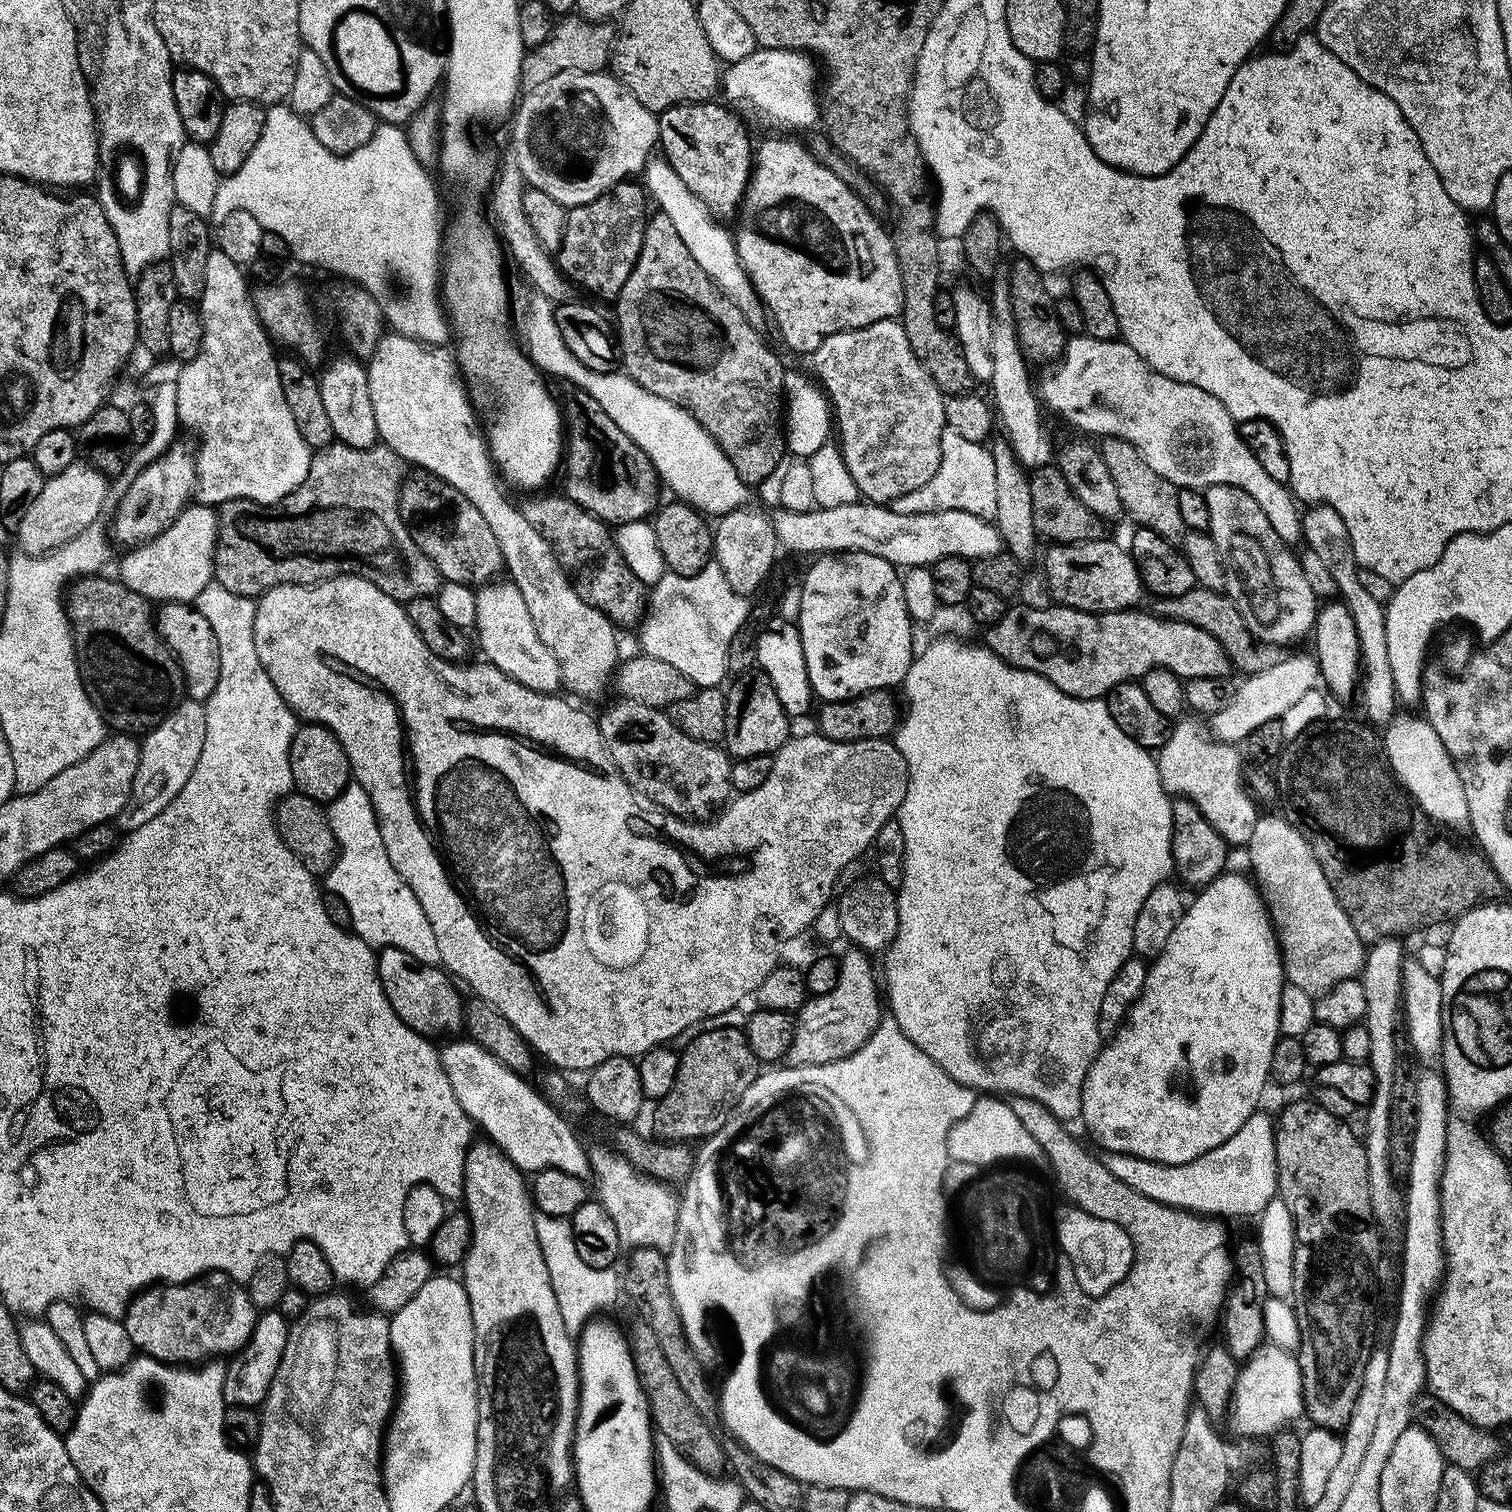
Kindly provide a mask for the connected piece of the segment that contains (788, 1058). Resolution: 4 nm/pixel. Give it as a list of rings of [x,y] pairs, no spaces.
[[[855,946],[848,950],[845,956],[839,957],[840,973],[834,990],[830,990],[830,994],[812,996],[800,1008],[796,1016],[794,1042],[790,1042],[790,1050],[783,1059],[787,1067],[801,1068],[838,1062],[854,1054],[875,1034],[882,1013],[882,992],[878,987],[878,976],[872,973],[869,953]]]

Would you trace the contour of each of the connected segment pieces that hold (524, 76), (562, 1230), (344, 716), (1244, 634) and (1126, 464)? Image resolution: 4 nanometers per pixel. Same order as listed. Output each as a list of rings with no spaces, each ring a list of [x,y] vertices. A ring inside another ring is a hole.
[[[572,14],[561,19],[552,36],[542,42],[542,46],[525,51],[520,67],[520,82],[525,89],[531,90],[543,84],[553,83],[563,72],[583,74],[602,72],[609,67],[614,43],[614,28],[608,22],[593,22]]]
[[[541,1215],[538,1220],[540,1230],[540,1245],[544,1251],[544,1257],[550,1270],[550,1286],[554,1286],[554,1298],[558,1298],[558,1310],[562,1313],[562,1322],[566,1322],[566,1330],[573,1334],[580,1334],[588,1327],[590,1321],[599,1314],[603,1308],[608,1308],[616,1299],[622,1296],[622,1280],[618,1275],[617,1269],[595,1268],[586,1266],[582,1262],[582,1257],[578,1254],[578,1246],[574,1246],[574,1234],[572,1233],[571,1223],[567,1219],[559,1216]]]
[[[336,576],[333,580],[323,580],[320,584],[279,584],[274,586],[256,600],[254,650],[258,650],[258,662],[262,662],[266,674],[270,674],[270,682],[274,682],[274,690],[278,690],[278,694],[282,694],[282,698],[292,707],[292,711],[296,713],[297,717],[310,724],[326,726],[335,734],[338,742],[342,742],[342,750],[346,750],[346,758],[352,767],[352,780],[360,784],[362,790],[366,790],[372,803],[372,809],[382,834],[382,846],[386,846],[386,858],[390,858],[390,866],[394,866],[394,870],[398,870],[402,882],[406,882],[406,886],[410,886],[410,890],[414,890],[414,898],[418,898],[418,902],[426,914],[426,922],[430,922],[430,930],[434,930],[434,938],[438,942],[440,951],[440,964],[457,981],[465,980],[473,988],[471,991],[475,995],[490,1002],[490,1006],[494,1006],[494,1010],[498,1010],[498,1014],[502,1014],[502,1018],[506,1018],[506,1022],[510,1022],[510,1026],[514,1026],[514,1030],[518,1030],[518,1034],[522,1034],[522,1038],[531,1046],[533,1053],[537,1057],[545,1056],[552,1063],[549,1065],[556,1070],[569,1068],[572,1072],[584,1074],[597,1068],[602,1062],[606,1062],[606,1058],[615,1056],[639,1058],[649,1052],[651,1048],[658,1048],[675,1041],[687,1028],[695,1029],[716,1018],[723,1011],[741,1007],[745,1003],[743,1000],[747,996],[749,999],[755,993],[756,988],[762,986],[762,978],[766,978],[766,974],[770,974],[770,970],[774,970],[781,963],[780,947],[787,940],[792,940],[795,936],[800,936],[804,931],[808,932],[813,927],[819,912],[833,899],[832,891],[836,886],[838,888],[843,867],[848,862],[863,857],[864,851],[867,848],[869,851],[873,847],[878,830],[882,830],[884,823],[899,813],[902,798],[906,798],[906,786],[908,785],[906,758],[902,758],[902,754],[891,739],[831,740],[819,734],[793,735],[772,756],[770,778],[766,778],[766,782],[762,782],[762,786],[758,786],[758,790],[742,792],[735,798],[729,799],[723,811],[707,822],[685,822],[679,816],[671,816],[669,812],[641,799],[637,789],[625,780],[624,775],[614,766],[604,745],[600,725],[593,717],[591,720],[586,713],[579,712],[572,704],[567,704],[562,698],[563,695],[535,692],[514,682],[514,678],[510,678],[505,672],[498,670],[490,663],[472,664],[473,662],[453,662],[438,658],[428,649],[426,642],[422,642],[418,630],[414,630],[405,605],[399,600],[390,598],[390,594],[382,594],[382,590],[378,590],[378,586],[374,586],[374,582],[361,576]]]
[[[1197,586],[1186,590],[1186,594],[1165,596],[1157,599],[1155,603],[1155,615],[1162,616],[1166,620],[1190,622],[1194,626],[1204,630],[1206,634],[1213,636],[1219,642],[1222,650],[1228,655],[1229,665],[1235,671],[1237,668],[1240,674],[1261,672],[1270,666],[1274,666],[1282,659],[1282,652],[1279,647],[1264,644],[1261,640],[1255,640],[1248,633],[1248,627],[1242,618],[1242,614],[1238,614],[1234,602],[1224,592],[1215,592],[1214,590],[1206,590]]]
[[[1105,436],[1099,441],[1098,447],[1111,476],[1114,477],[1114,486],[1118,489],[1118,498],[1122,498],[1127,519],[1132,519],[1133,525],[1154,530],[1154,534],[1162,534],[1162,538],[1167,540],[1183,541],[1186,529],[1178,507],[1180,489],[1166,478],[1162,478],[1162,474],[1157,474],[1147,464],[1146,458],[1142,458],[1142,454],[1138,454],[1138,450],[1130,446],[1130,442]]]

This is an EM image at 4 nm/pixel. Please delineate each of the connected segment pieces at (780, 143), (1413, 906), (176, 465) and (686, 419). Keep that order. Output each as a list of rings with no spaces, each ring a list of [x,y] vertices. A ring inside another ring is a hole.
[[[768,140],[764,144],[768,152],[757,151],[754,156],[755,163],[780,164],[777,168],[768,168],[765,172],[753,171],[752,179],[748,189],[744,192],[744,203],[738,212],[738,219],[735,221],[734,239],[736,241],[736,253],[740,255],[742,266],[747,270],[748,277],[752,279],[754,290],[760,296],[761,301],[770,317],[770,324],[776,327],[780,340],[792,352],[809,351],[810,346],[821,340],[830,338],[830,334],[838,334],[855,328],[865,328],[874,322],[883,320],[894,320],[899,317],[902,310],[902,274],[896,257],[896,247],[892,245],[892,237],[889,229],[884,228],[876,221],[876,216],[864,205],[864,200],[851,188],[844,184],[844,180],[832,168],[816,161],[812,152],[796,152],[800,144],[796,140]]]
[[[1278,794],[1278,800],[1284,807],[1282,809],[1284,819],[1289,820],[1308,839],[1308,845],[1318,862],[1318,866],[1326,868],[1326,878],[1330,878],[1328,885],[1334,886],[1332,893],[1334,898],[1338,898],[1338,906],[1342,906],[1346,918],[1350,918],[1350,926],[1354,926],[1354,934],[1358,934],[1358,938],[1366,946],[1374,945],[1379,940],[1399,937],[1401,935],[1399,932],[1408,932],[1411,928],[1426,923],[1427,920],[1433,920],[1436,924],[1442,923],[1443,920],[1455,921],[1456,917],[1468,911],[1469,908],[1474,908],[1477,904],[1495,901],[1497,898],[1503,897],[1500,895],[1506,892],[1505,884],[1498,878],[1498,874],[1492,869],[1492,865],[1488,863],[1487,856],[1476,850],[1459,852],[1448,840],[1432,840],[1431,834],[1428,833],[1430,821],[1423,812],[1417,809],[1415,803],[1410,806],[1410,816],[1412,816],[1410,832],[1402,838],[1400,860],[1368,868],[1366,872],[1344,872],[1342,864],[1338,860],[1334,860],[1334,848],[1328,848],[1326,830],[1318,824],[1312,826],[1306,820],[1304,808],[1298,806],[1292,800],[1292,796]]]
[[[182,442],[172,444],[154,463],[131,477],[130,483],[132,485],[125,490],[116,508],[112,528],[110,524],[110,536],[117,545],[137,546],[162,535],[193,499],[196,491],[196,458],[193,449],[188,449]]]
[[[535,294],[529,296],[529,300],[520,308],[521,337],[519,336],[519,339],[522,341],[529,358],[532,359],[532,363],[541,372],[549,377],[557,376],[560,380],[569,380],[569,385],[572,388],[580,388],[586,394],[590,394],[607,417],[646,453],[652,465],[655,466],[657,475],[663,485],[676,493],[677,496],[675,497],[683,503],[692,505],[693,508],[705,515],[711,516],[710,514],[714,514],[713,517],[716,518],[747,505],[749,501],[747,500],[748,492],[750,492],[749,485],[734,470],[733,463],[726,458],[725,452],[714,442],[712,435],[687,410],[679,407],[676,403],[667,402],[666,399],[660,398],[656,394],[651,394],[622,370],[600,372],[582,366],[582,362],[578,362],[578,358],[574,358],[574,354],[570,354],[566,342],[562,342],[562,334],[558,334],[558,322],[556,321],[554,305],[544,296]]]

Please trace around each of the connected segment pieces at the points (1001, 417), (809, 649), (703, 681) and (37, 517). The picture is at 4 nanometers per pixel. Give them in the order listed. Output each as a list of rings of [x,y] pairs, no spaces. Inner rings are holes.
[[[1000,274],[991,281],[992,296],[992,337],[990,338],[990,354],[994,361],[994,374],[990,381],[992,387],[991,401],[994,403],[994,416],[1003,439],[1008,441],[1016,461],[1025,469],[1041,468],[1054,456],[1053,445],[1048,445],[1044,437],[1044,424],[1040,421],[1042,404],[1038,399],[1034,382],[1028,378],[1029,363],[1016,337],[1016,328],[1012,325],[1012,307],[1010,306],[1010,290],[1007,275]],[[996,402],[996,404],[995,404]]]
[[[841,552],[839,554],[824,554],[813,559],[808,573],[804,576],[804,584],[799,585],[800,590],[800,619],[798,627],[802,638],[802,650],[806,658],[806,674],[810,678],[810,686],[813,693],[821,701],[829,700],[852,700],[855,696],[861,696],[864,692],[879,692],[891,689],[891,684],[903,685],[906,678],[906,670],[912,664],[914,647],[912,648],[912,627],[914,621],[908,615],[906,598],[903,597],[903,582],[898,568],[885,558],[875,557],[874,554],[862,552]]]
[[[709,561],[696,575],[674,575],[666,572],[661,580],[651,587],[645,614],[639,623],[641,651],[659,661],[674,666],[679,673],[698,688],[719,687],[728,668],[730,646],[748,618],[749,597],[730,586],[720,564]]]
[[[87,462],[71,464],[67,470],[62,470],[62,474],[47,477],[42,486],[42,494],[38,494],[37,500],[30,505],[30,510],[26,510],[26,518],[22,518],[22,522],[14,530],[14,536],[20,539],[20,544],[24,547],[21,549],[29,556],[41,556],[43,552],[53,552],[73,540],[82,530],[97,523],[101,519],[100,511],[104,508],[104,499],[108,496],[107,483],[109,484],[109,481],[104,473]]]

